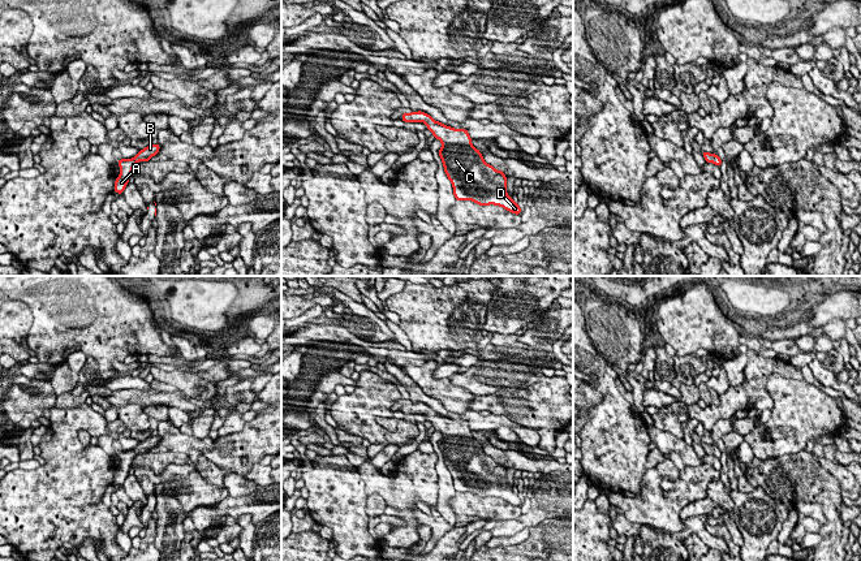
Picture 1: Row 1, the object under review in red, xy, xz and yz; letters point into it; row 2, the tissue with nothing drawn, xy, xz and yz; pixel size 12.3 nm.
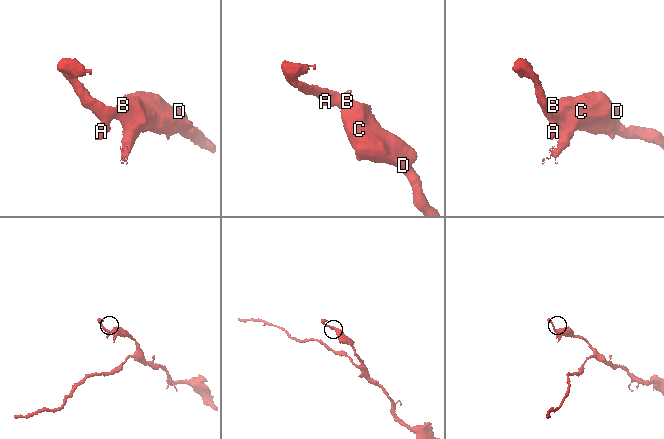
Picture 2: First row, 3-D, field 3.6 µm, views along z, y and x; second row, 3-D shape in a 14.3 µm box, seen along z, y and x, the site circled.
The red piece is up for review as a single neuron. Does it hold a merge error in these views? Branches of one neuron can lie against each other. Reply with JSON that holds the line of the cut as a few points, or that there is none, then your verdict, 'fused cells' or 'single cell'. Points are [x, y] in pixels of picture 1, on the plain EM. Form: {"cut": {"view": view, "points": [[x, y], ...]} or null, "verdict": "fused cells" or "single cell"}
{"cut": null, "verdict": "single cell"}

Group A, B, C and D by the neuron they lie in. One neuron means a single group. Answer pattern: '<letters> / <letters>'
A B C D

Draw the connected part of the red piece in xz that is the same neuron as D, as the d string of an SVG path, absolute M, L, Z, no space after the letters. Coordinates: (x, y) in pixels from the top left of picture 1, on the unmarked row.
M418 402L402 405L404 414L423 414L442 433L439 448L452 475L456 492L472 492L479 497L499 497L520 506L521 499L507 484L507 467L487 456L466 420L455 420Z

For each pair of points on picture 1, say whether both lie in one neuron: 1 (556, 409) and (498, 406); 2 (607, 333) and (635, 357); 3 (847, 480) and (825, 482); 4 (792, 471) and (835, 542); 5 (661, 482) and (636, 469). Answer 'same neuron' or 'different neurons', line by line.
1: same neuron
2: same neuron
3: different neurons
4: same neuron
5: different neurons

